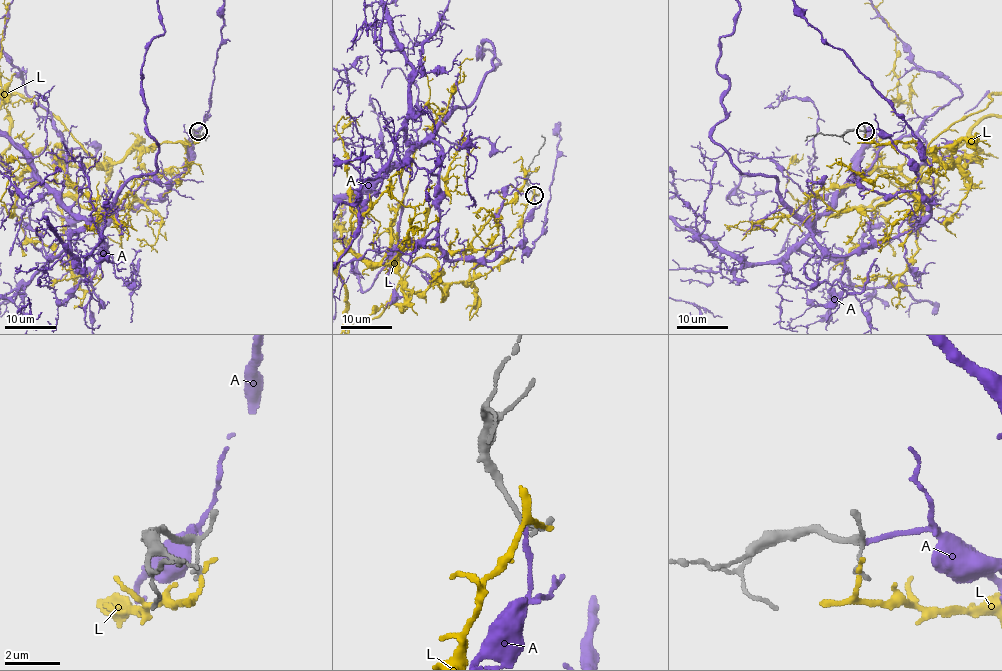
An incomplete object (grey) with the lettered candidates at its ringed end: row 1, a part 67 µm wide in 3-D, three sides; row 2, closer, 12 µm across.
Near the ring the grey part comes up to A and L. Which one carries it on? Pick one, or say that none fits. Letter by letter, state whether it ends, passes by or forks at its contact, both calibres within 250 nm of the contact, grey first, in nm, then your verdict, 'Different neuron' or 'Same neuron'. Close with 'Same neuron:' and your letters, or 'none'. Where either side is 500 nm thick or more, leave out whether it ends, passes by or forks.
A: It ends there. Thickness 180 nm (grey) against 170 nm. Same neuron
L: It ends there. Thickness 190 nm (grey) against 180 nm. Different neuron
Same neuron: A

